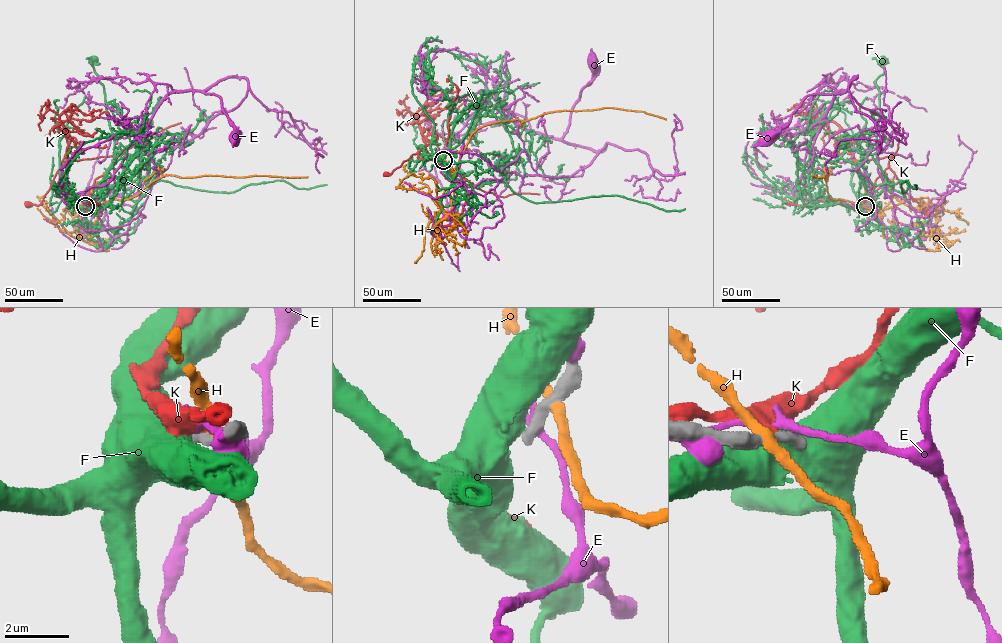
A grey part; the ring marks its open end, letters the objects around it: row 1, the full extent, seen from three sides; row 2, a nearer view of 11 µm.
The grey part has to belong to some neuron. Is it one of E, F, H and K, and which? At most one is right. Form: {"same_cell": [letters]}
{"same_cell": []}

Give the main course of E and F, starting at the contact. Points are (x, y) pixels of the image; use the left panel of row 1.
E: (85, 206), (94, 184), (129, 198), (154, 154), (236, 108), (248, 81), (228, 77), (204, 92), (235, 136)
F: (84, 206), (88, 197), (102, 182), (113, 158), (114, 139), (104, 91), (92, 60)

